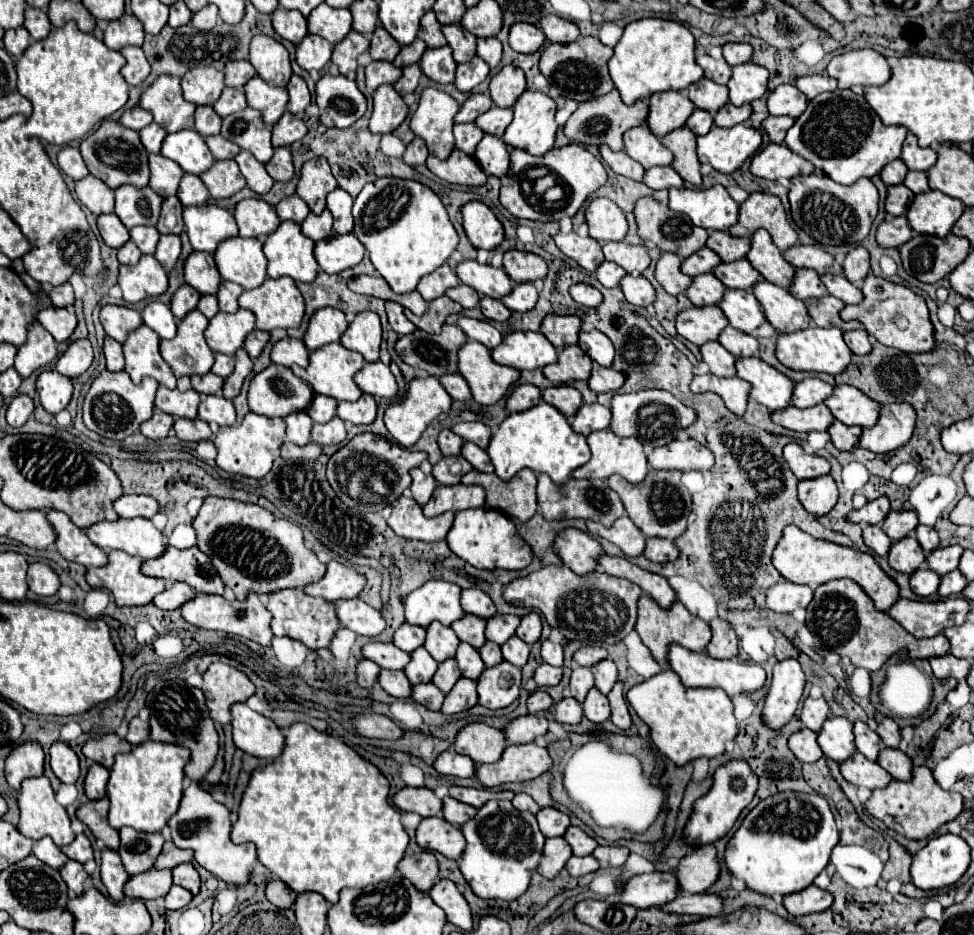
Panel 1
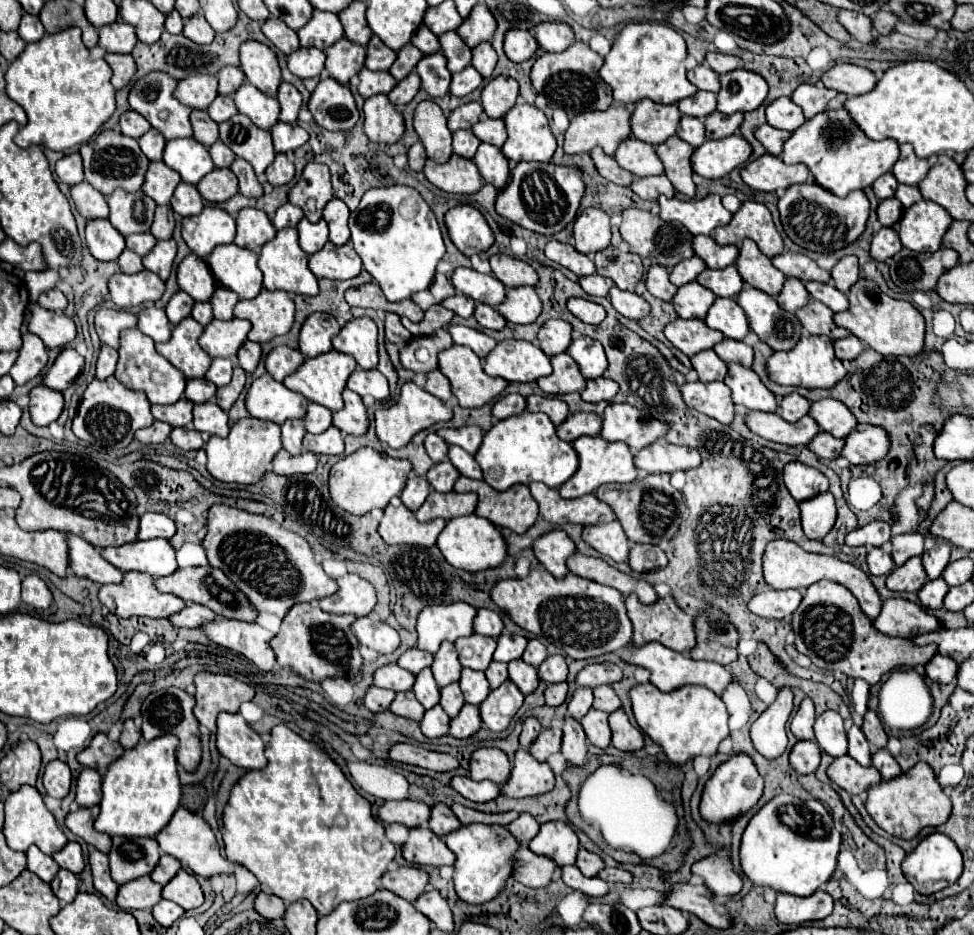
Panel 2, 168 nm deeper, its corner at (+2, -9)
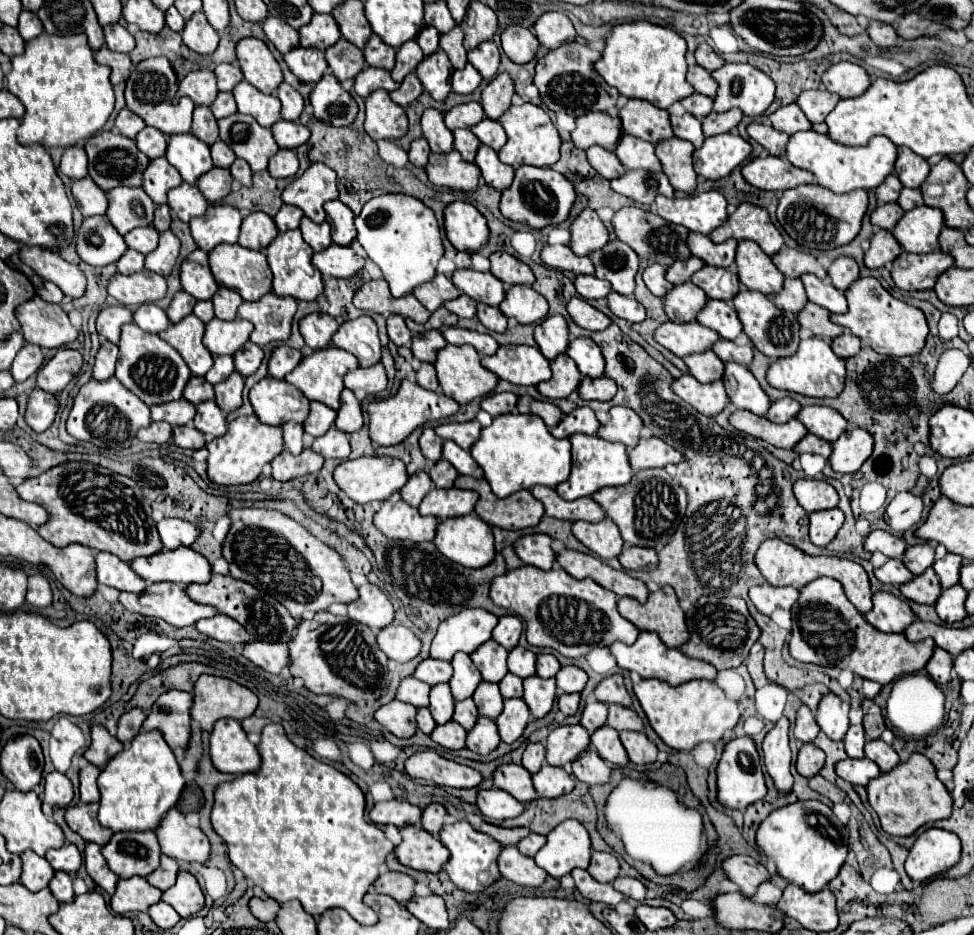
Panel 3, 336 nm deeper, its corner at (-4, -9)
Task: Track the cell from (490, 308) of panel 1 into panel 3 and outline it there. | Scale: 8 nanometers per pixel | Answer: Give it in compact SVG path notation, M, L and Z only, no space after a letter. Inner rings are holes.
M479 303L479 305L477 305L477 317L479 317L479 321L481 321L489 331L503 333L503 331L507 329L507 317L505 317L497 307Z

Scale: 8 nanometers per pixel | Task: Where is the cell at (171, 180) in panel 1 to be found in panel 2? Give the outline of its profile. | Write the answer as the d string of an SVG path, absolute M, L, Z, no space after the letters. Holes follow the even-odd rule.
M153 161L149 163L143 191L151 199L155 199L157 205L169 205L171 195L179 183L181 183L181 177L177 171L167 167L163 161Z

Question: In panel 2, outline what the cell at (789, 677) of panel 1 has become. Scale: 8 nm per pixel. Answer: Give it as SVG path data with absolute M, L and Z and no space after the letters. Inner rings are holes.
M781 687L775 701L761 713L761 717L751 725L751 739L755 749L767 757L779 757L787 747L785 723L793 711L793 689Z

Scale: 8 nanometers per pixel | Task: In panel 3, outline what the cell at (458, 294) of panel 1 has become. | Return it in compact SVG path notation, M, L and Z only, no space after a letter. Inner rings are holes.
M459 295L457 299L447 301L443 307L447 307L451 313L455 313L457 317L475 317L475 301L467 295Z

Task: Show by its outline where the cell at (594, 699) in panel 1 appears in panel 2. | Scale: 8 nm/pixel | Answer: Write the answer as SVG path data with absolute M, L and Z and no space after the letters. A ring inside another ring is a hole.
M591 709L583 719L581 725L589 737L589 741L599 747L605 749L611 743L611 731L609 731L609 723L607 723L607 715L603 711Z

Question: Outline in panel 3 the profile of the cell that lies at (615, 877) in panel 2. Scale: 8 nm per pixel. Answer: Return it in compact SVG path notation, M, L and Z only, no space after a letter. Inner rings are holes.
M617 877L613 881L613 887L617 891L621 891L625 897L629 899L637 899L637 901L643 901L645 899L645 885L637 879L631 879L631 877Z

